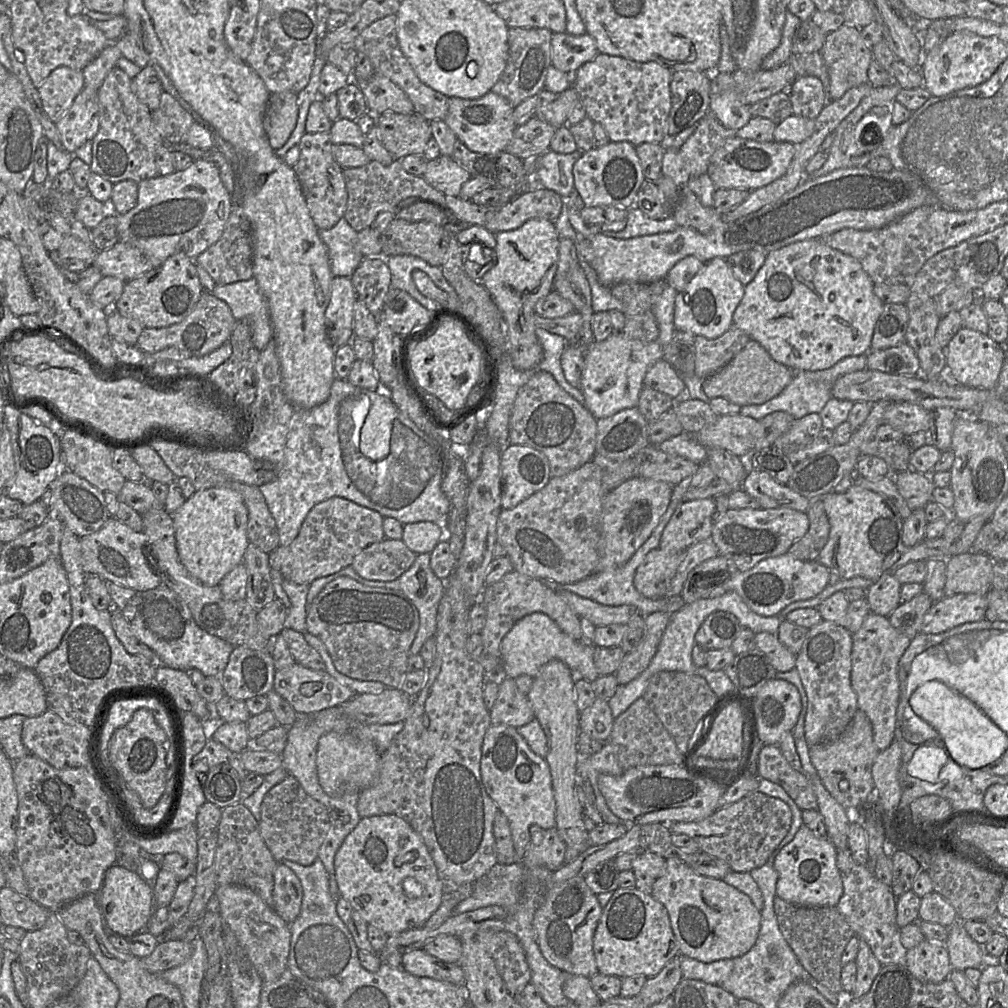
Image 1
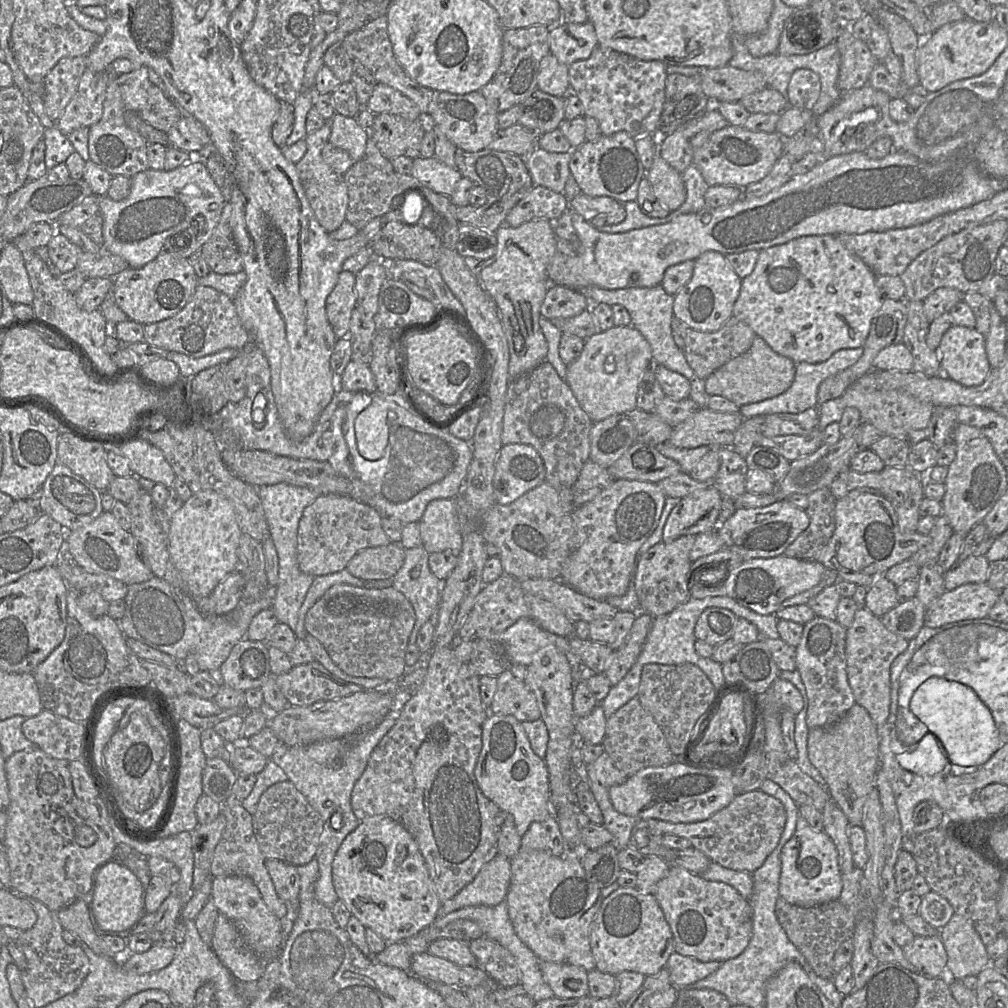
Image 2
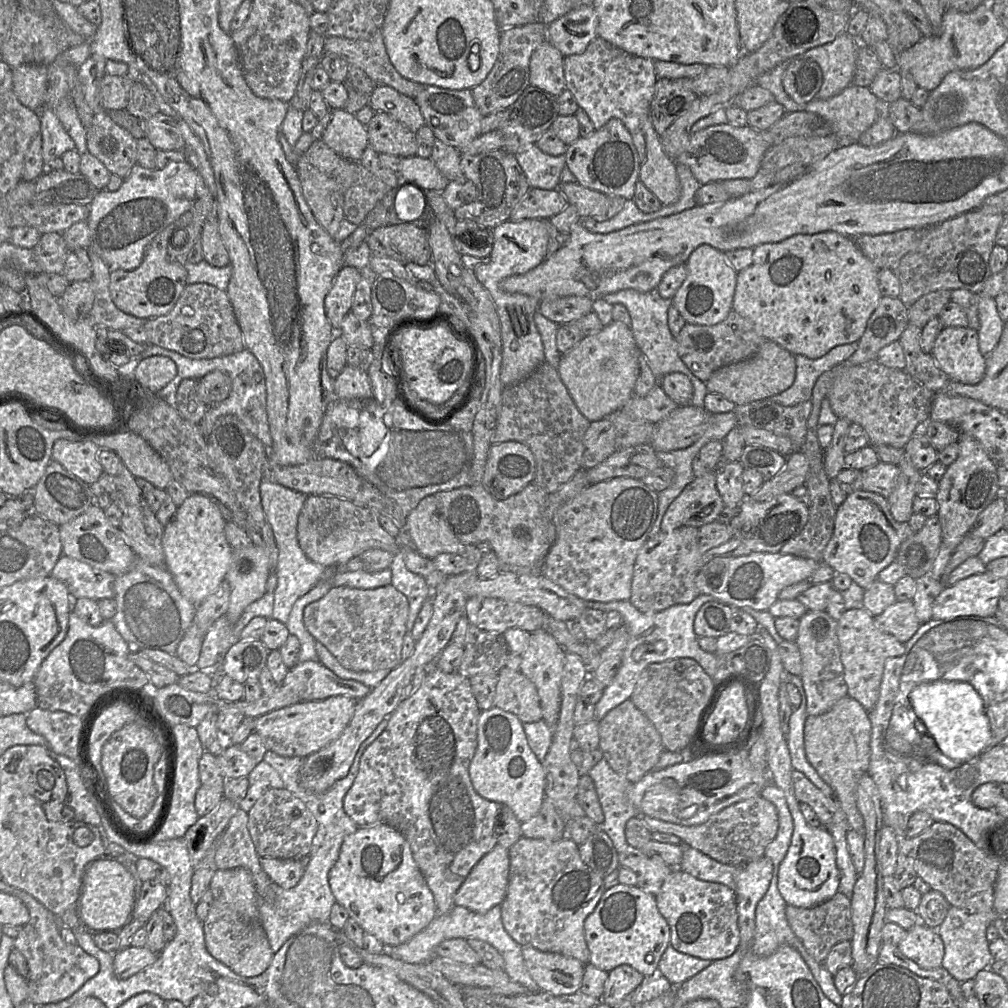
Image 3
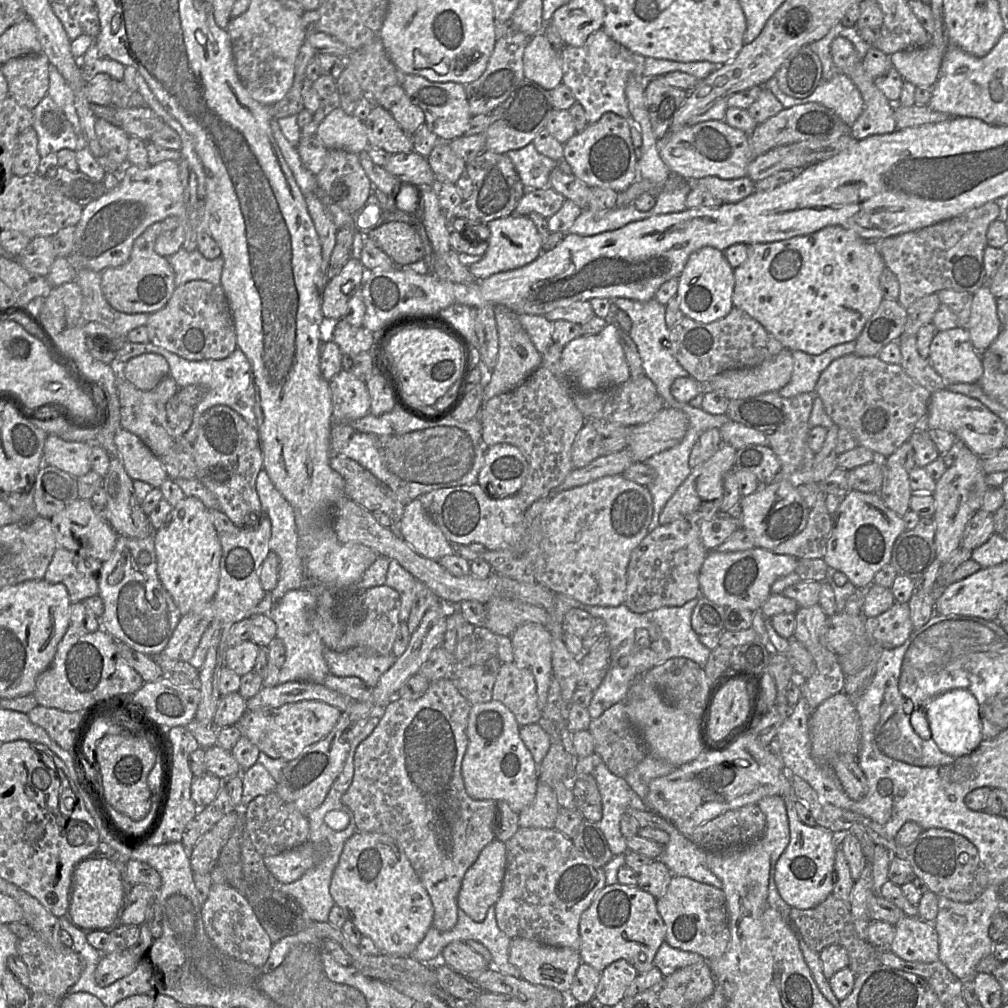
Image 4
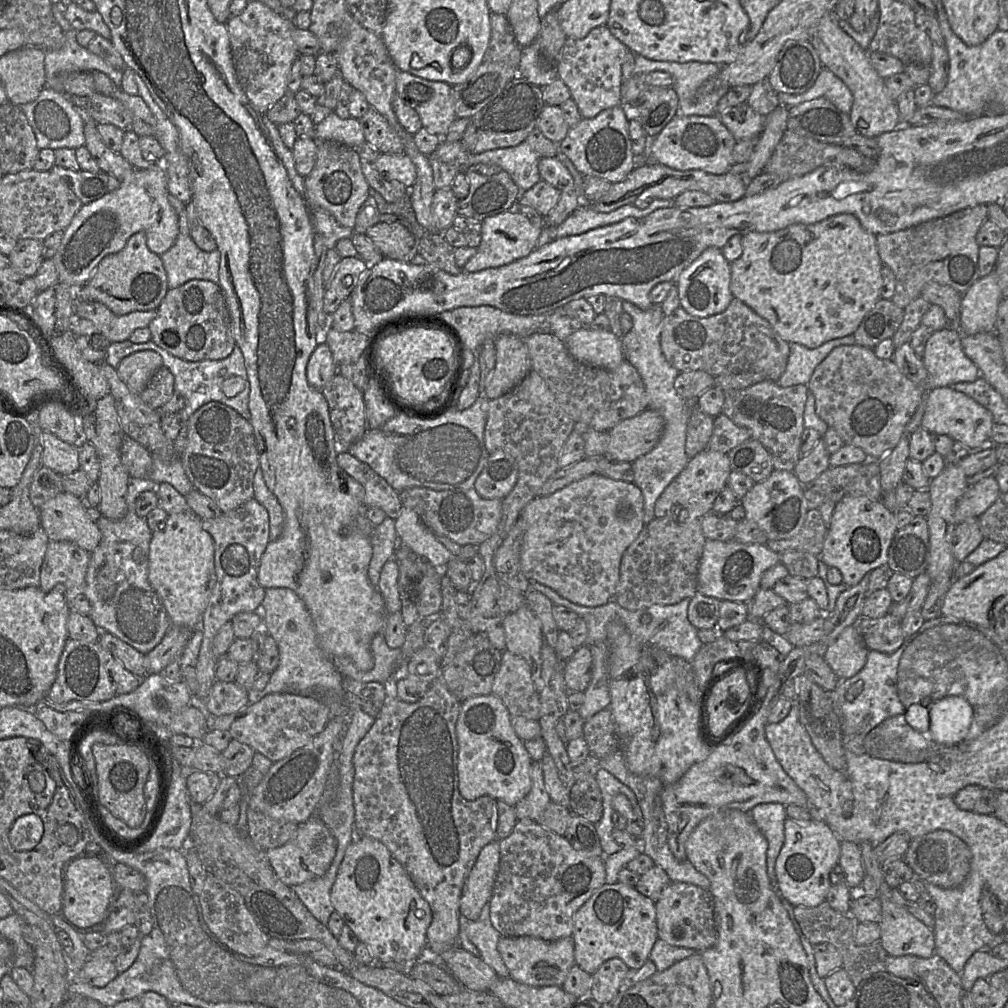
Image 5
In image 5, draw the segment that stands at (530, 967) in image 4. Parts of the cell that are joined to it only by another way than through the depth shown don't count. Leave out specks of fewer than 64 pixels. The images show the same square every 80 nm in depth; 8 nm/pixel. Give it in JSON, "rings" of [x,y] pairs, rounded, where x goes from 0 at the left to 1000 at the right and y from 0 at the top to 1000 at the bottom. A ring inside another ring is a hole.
{"rings":[[[497,929],[493,937],[494,944],[505,962],[505,969],[526,978],[557,978],[565,961],[570,957],[569,933],[567,930],[542,934],[527,929]]]}

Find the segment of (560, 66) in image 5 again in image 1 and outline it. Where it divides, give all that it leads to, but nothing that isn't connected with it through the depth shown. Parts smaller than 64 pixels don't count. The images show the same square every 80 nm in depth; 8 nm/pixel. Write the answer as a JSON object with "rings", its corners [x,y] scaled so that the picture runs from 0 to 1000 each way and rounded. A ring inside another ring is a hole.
{"rings":[[[593,53],[591,57],[578,63],[570,72],[567,73],[567,85],[570,87],[574,94],[574,99],[577,101],[581,108],[582,116],[586,117],[589,121],[595,122],[602,131],[605,141],[624,141],[628,145],[633,145],[637,142],[652,142],[657,143],[662,137],[662,120],[666,108],[666,89],[665,82],[667,72],[663,67],[651,62],[631,62],[613,56],[605,56],[602,54]]]}

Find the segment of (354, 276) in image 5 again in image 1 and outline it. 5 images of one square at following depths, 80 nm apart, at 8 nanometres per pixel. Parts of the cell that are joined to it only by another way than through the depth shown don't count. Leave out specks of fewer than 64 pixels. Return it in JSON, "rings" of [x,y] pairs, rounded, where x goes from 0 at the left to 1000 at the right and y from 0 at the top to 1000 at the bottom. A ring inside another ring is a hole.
{"rings":[[[330,275],[322,318],[325,336],[332,346],[347,340],[351,334],[350,316],[353,298],[354,292],[348,276]]]}

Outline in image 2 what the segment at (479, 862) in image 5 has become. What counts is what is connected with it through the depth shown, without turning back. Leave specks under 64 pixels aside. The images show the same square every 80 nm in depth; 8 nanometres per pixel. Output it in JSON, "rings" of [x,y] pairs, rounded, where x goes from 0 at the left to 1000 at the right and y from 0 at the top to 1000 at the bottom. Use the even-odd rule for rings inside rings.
{"rings":[[[494,846],[470,873],[438,897],[436,909],[465,899],[491,899],[502,893],[507,873],[506,852]]]}

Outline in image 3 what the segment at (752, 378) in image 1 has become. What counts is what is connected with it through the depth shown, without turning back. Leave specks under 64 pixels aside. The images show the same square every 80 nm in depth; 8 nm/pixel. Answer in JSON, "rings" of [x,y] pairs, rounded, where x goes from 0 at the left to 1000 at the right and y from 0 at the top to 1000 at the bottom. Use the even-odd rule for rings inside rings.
{"rings":[[[760,338],[745,355],[710,367],[699,379],[703,390],[714,391],[730,402],[763,396],[786,383],[790,373],[789,353],[766,338]]]}

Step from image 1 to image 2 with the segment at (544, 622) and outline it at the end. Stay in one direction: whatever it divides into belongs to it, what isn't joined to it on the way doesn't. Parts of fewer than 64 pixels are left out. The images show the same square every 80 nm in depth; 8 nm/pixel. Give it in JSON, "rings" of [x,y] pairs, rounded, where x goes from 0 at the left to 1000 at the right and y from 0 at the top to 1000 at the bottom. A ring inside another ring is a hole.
{"rings":[[[524,613],[513,615],[502,624],[496,636],[506,657],[524,661],[537,643],[549,640],[557,645],[565,656],[572,655],[565,645],[563,632],[546,628]]]}

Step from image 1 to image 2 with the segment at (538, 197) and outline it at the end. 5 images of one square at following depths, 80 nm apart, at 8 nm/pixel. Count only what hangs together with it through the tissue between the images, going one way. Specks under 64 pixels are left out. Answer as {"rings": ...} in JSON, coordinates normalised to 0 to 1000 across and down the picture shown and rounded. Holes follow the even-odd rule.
{"rings":[[[529,184],[505,209],[500,222],[514,225],[528,217],[550,220],[563,207],[564,207],[564,199],[560,191],[552,191],[542,186]]]}

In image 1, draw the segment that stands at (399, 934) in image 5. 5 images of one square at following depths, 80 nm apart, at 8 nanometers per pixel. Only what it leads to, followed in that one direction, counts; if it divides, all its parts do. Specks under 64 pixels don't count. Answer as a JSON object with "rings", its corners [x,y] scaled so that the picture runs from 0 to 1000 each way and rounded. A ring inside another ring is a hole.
{"rings":[[[376,809],[357,813],[331,851],[336,888],[364,915],[386,929],[420,917],[439,894],[438,877],[418,830],[399,812]]]}

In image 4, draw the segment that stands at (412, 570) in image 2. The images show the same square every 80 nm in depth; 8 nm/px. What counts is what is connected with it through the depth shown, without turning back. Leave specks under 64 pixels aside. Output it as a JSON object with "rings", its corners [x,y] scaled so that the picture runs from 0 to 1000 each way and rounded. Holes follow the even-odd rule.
{"rings":[[[388,555],[382,580],[393,585],[398,594],[397,616],[404,618],[410,597],[417,586],[418,576],[403,566],[393,556]]]}

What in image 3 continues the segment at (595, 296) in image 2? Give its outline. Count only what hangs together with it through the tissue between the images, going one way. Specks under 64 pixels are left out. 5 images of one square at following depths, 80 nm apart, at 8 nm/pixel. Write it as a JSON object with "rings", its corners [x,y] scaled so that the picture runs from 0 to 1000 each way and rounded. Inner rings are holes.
{"rings":[[[621,287],[610,291],[601,292],[597,295],[597,297],[606,304],[616,302],[622,307],[626,316],[625,326],[627,328],[629,337],[636,350],[641,355],[646,368],[653,376],[653,380],[654,376],[662,371],[679,371],[688,382],[688,393],[685,401],[693,405],[698,404],[698,396],[702,390],[700,381],[688,373],[676,357],[672,349],[670,335],[667,333],[663,325],[662,310],[665,303],[667,303],[667,298],[658,297],[654,293],[652,287],[639,291],[628,287]]]}

